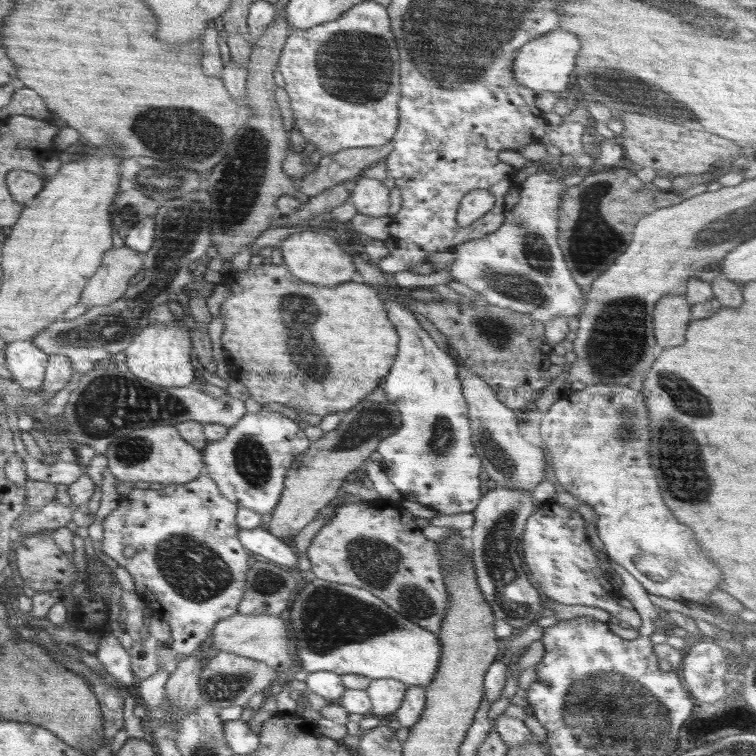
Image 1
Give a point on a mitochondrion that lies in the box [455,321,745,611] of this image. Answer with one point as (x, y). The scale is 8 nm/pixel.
(682, 463)

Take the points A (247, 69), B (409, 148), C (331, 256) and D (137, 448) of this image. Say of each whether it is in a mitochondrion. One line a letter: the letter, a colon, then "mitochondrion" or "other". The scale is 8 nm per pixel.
A: other
B: other
C: other
D: mitochondrion

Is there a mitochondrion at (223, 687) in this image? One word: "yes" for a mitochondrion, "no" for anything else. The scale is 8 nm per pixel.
yes

